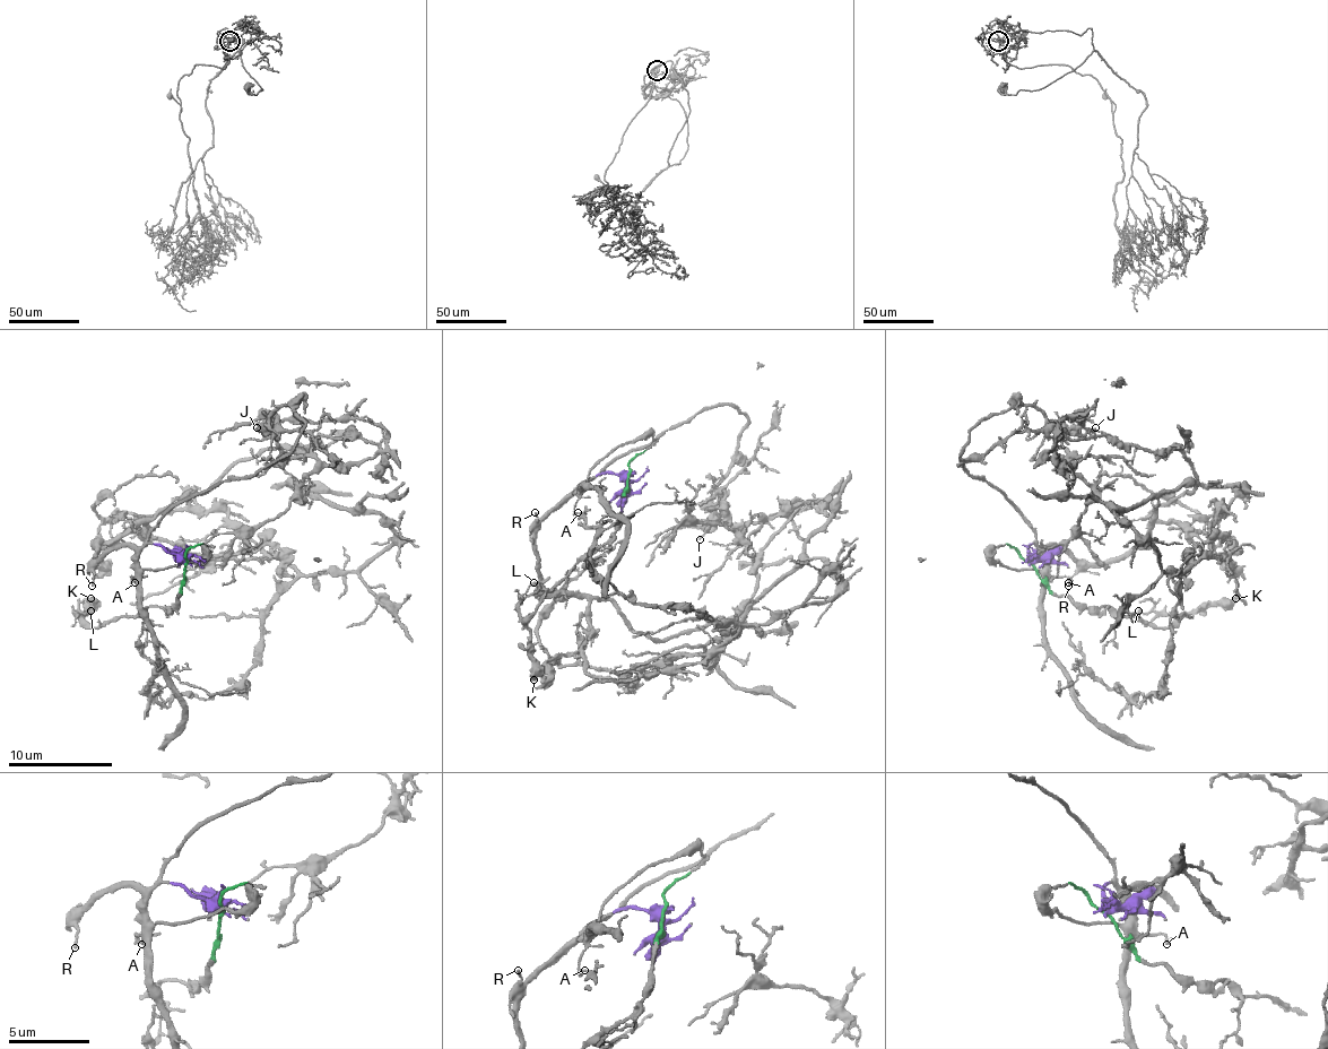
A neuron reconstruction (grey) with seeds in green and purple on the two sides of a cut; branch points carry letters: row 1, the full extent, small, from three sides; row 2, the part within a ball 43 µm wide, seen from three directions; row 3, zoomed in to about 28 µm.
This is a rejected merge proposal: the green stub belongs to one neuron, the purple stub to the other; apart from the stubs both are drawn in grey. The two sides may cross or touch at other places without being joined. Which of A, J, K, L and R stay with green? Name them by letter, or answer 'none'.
K, L

